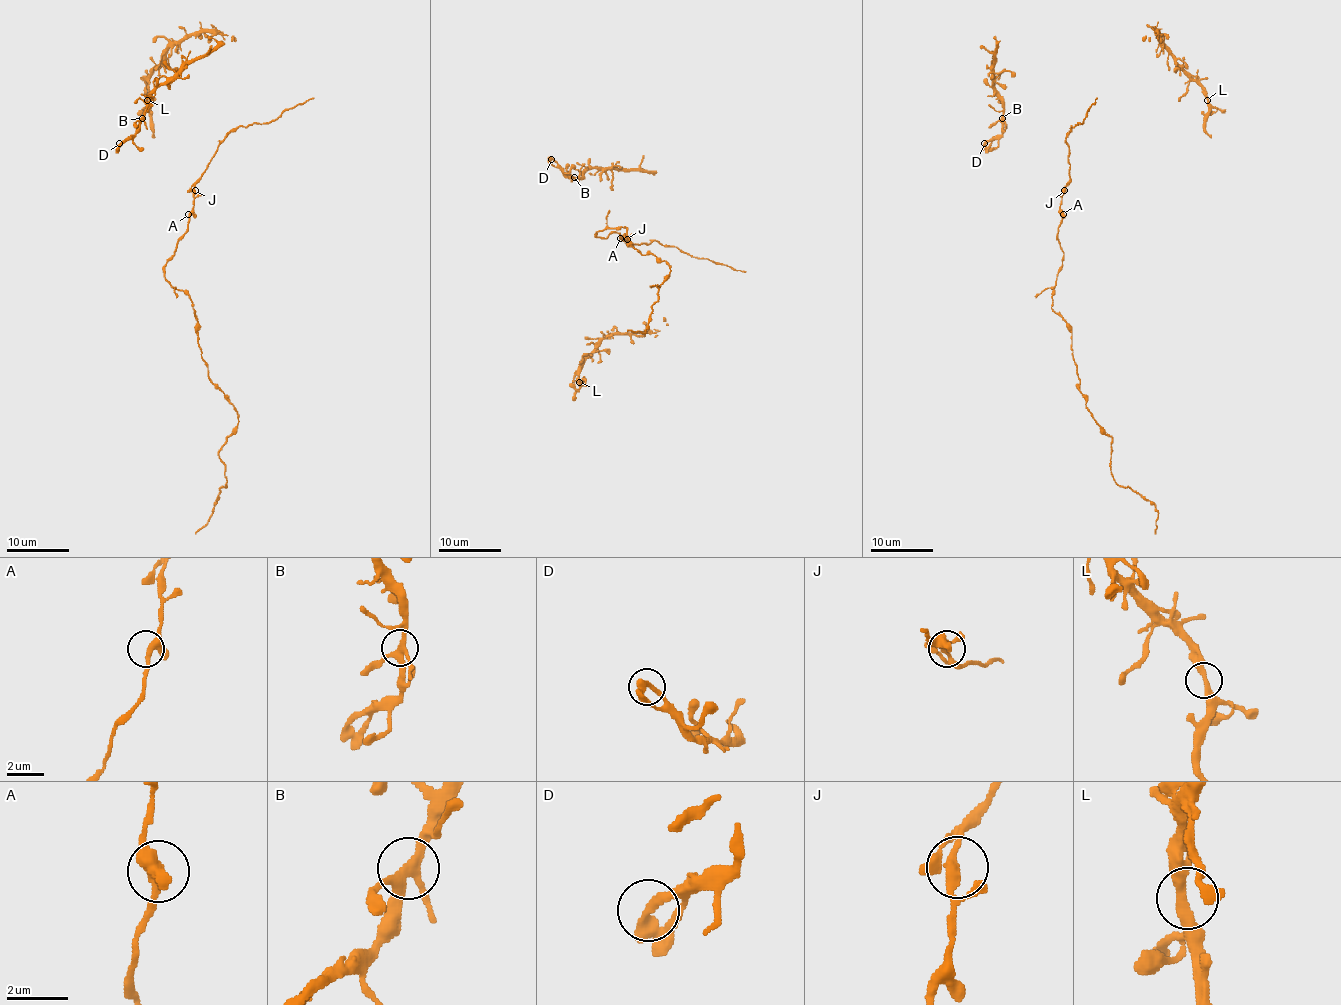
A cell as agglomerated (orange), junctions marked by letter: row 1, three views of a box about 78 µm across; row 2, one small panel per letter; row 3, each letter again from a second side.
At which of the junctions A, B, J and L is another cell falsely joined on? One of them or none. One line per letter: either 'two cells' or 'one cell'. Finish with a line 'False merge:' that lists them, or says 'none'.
A: one cell
B: one cell
J: one cell
L: one cell
False merge: none

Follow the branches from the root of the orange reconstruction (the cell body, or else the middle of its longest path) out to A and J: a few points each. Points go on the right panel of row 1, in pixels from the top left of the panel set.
A: (1069, 170), (1069, 181), (1059, 206), (1063, 214)
J: (1069, 170), (1064, 190)

